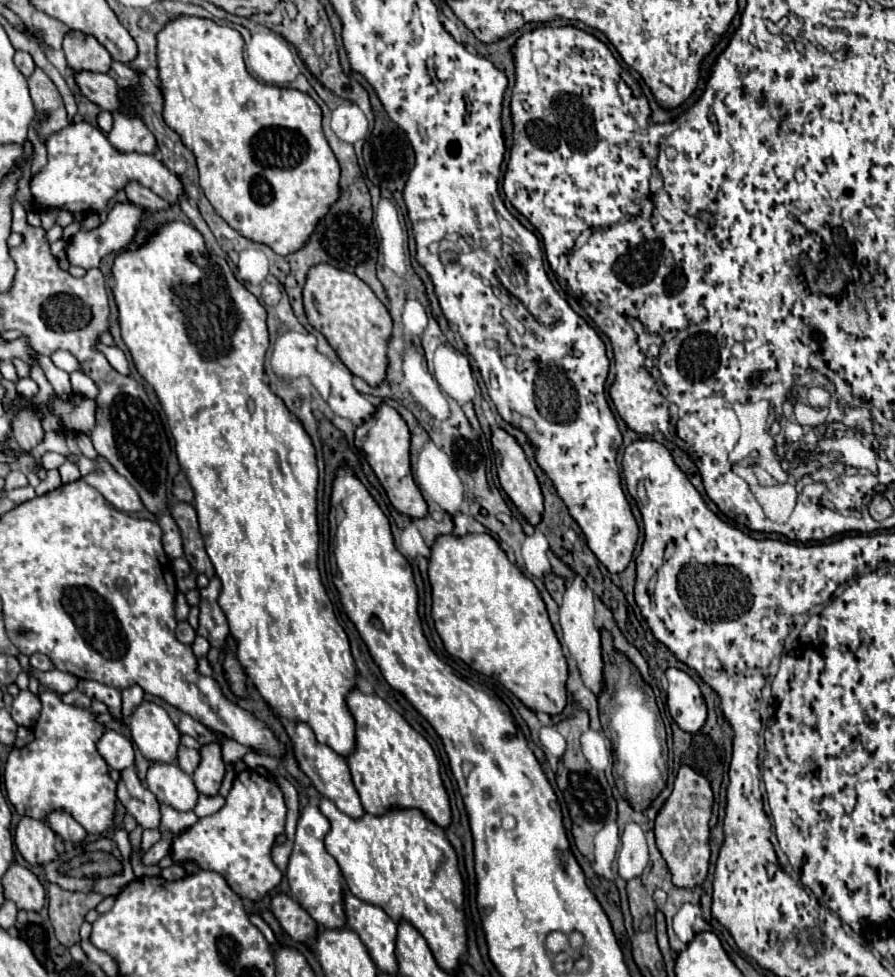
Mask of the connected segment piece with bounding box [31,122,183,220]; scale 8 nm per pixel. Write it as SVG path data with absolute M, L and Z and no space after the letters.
M87 122L69 124L61 132L55 132L45 140L47 164L31 178L33 210L67 210L77 220L91 212L103 212L107 202L115 198L129 182L139 182L141 186L153 190L157 196L175 206L183 198L183 186L175 174L171 174L161 160L151 154L137 152L117 152L107 136Z

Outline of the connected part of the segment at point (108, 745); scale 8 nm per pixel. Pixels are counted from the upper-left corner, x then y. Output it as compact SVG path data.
M107 728L103 732L103 736L97 742L97 750L103 756L103 760L115 770L123 770L135 764L135 750L131 740L115 730Z

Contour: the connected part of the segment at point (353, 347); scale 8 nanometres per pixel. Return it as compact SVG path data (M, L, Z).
M317 264L307 272L303 302L305 302L305 314L309 318L309 324L327 338L327 342L335 348L337 356L351 370L351 374L363 378L369 386L379 386L385 380L385 368L387 368L385 350L391 336L391 316L387 308L381 304L381 300L373 294L373 290L353 272L339 270L331 264Z

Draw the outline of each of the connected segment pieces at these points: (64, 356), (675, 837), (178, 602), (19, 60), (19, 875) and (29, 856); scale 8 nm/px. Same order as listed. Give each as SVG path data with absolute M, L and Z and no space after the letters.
M65 350L53 352L53 354L51 354L51 360L53 360L53 364L55 364L57 368L61 368L61 370L65 370L65 372L75 372L75 370L79 368L79 362L77 362L69 352L65 352Z
M681 766L675 778L673 792L655 822L657 848L667 860L667 866L673 874L673 884L679 888L701 886L703 880L707 878L711 804L713 804L713 792L709 782L701 774L693 772L689 766Z
M179 592L177 598L175 598L175 618L177 618L177 620L187 620L187 614L189 614L187 600L185 600L185 596Z
M15 52L15 66L21 70L23 76L31 76L33 70L35 70L35 62L31 58L29 52Z
M11 864L3 876L3 894L15 902L19 910L39 912L45 904L45 890L35 874L19 864Z
M21 818L15 828L15 846L29 864L47 864L57 858L55 832L43 820Z

